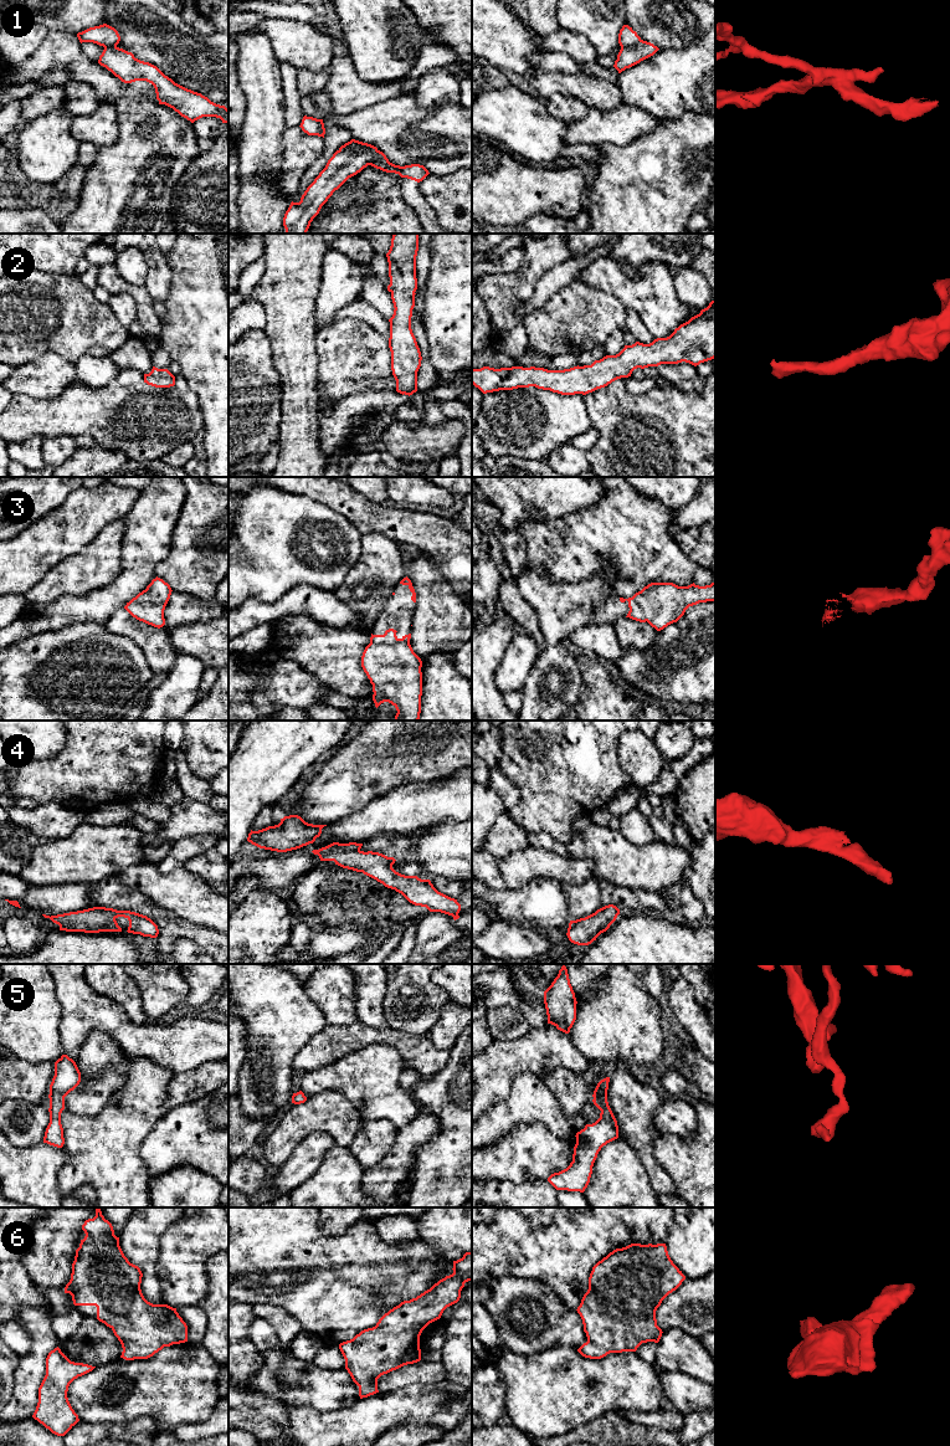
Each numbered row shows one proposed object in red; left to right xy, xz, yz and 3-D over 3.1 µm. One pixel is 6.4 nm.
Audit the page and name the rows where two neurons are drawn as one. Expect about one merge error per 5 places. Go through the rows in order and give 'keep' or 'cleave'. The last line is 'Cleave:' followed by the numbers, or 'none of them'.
1: cleave
2: keep
3: keep
4: keep
5: keep
6: keep
Cleave: 1

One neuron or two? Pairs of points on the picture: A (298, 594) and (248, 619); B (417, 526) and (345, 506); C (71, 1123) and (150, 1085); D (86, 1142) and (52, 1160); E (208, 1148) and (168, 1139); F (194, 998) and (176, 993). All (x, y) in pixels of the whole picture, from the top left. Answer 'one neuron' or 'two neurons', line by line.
A: one neuron
B: one neuron
C: one neuron
D: two neurons
E: one neuron
F: two neurons

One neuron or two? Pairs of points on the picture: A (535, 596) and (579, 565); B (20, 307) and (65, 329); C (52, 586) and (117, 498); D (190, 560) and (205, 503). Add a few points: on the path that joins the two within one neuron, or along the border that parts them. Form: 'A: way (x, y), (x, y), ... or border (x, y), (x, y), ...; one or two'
A: border (532, 568), (538, 568), (556, 580), (586, 578); two
B: way (31, 312), (42, 312), (54, 323); one
C: border (98, 533), (78, 552), (60, 560), (52, 568); two
D: way (189, 547), (205, 517); one

